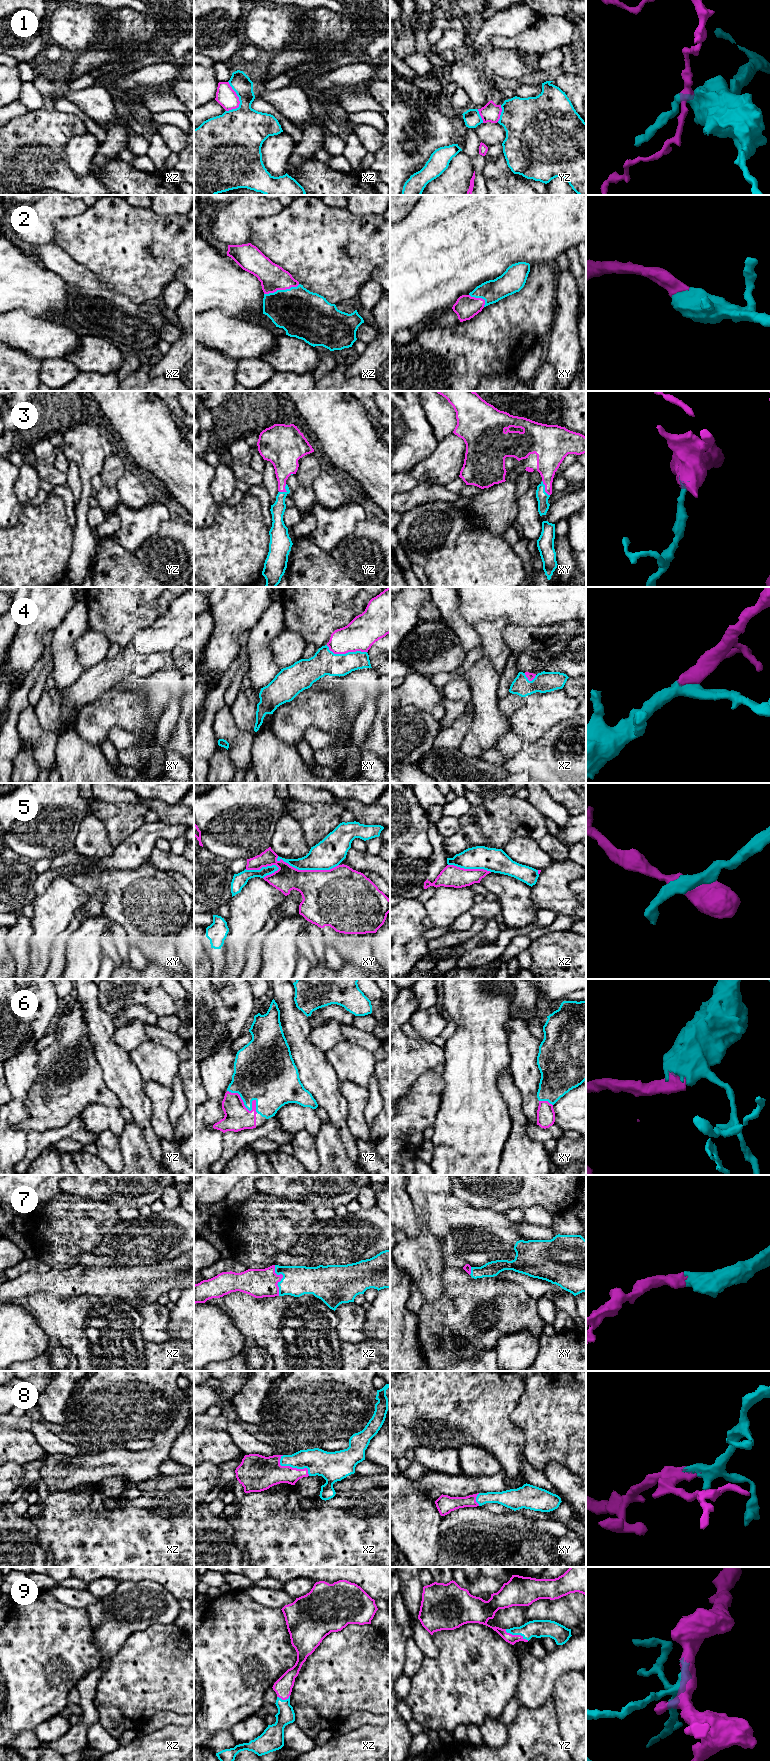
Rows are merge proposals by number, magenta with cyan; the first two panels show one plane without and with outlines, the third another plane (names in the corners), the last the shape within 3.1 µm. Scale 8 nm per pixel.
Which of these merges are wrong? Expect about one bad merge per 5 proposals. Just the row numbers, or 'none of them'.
1, 5

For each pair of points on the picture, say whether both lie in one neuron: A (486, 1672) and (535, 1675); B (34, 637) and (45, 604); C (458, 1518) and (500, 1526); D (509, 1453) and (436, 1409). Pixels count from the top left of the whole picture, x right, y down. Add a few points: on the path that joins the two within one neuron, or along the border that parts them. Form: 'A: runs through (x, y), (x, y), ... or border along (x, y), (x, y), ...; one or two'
A: border along (520, 1662), (520, 1679), (515, 1693); two
B: runs through (39, 629), (41, 627), (41, 612); one
C: runs through (468, 1518), (483, 1518), (490, 1521); one
D: runs through (491, 1435), (472, 1416), (460, 1416), (454, 1411); one

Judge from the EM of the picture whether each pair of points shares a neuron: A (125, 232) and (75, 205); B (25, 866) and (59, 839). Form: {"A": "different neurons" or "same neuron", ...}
{"A": "different neurons", "B": "different neurons"}

